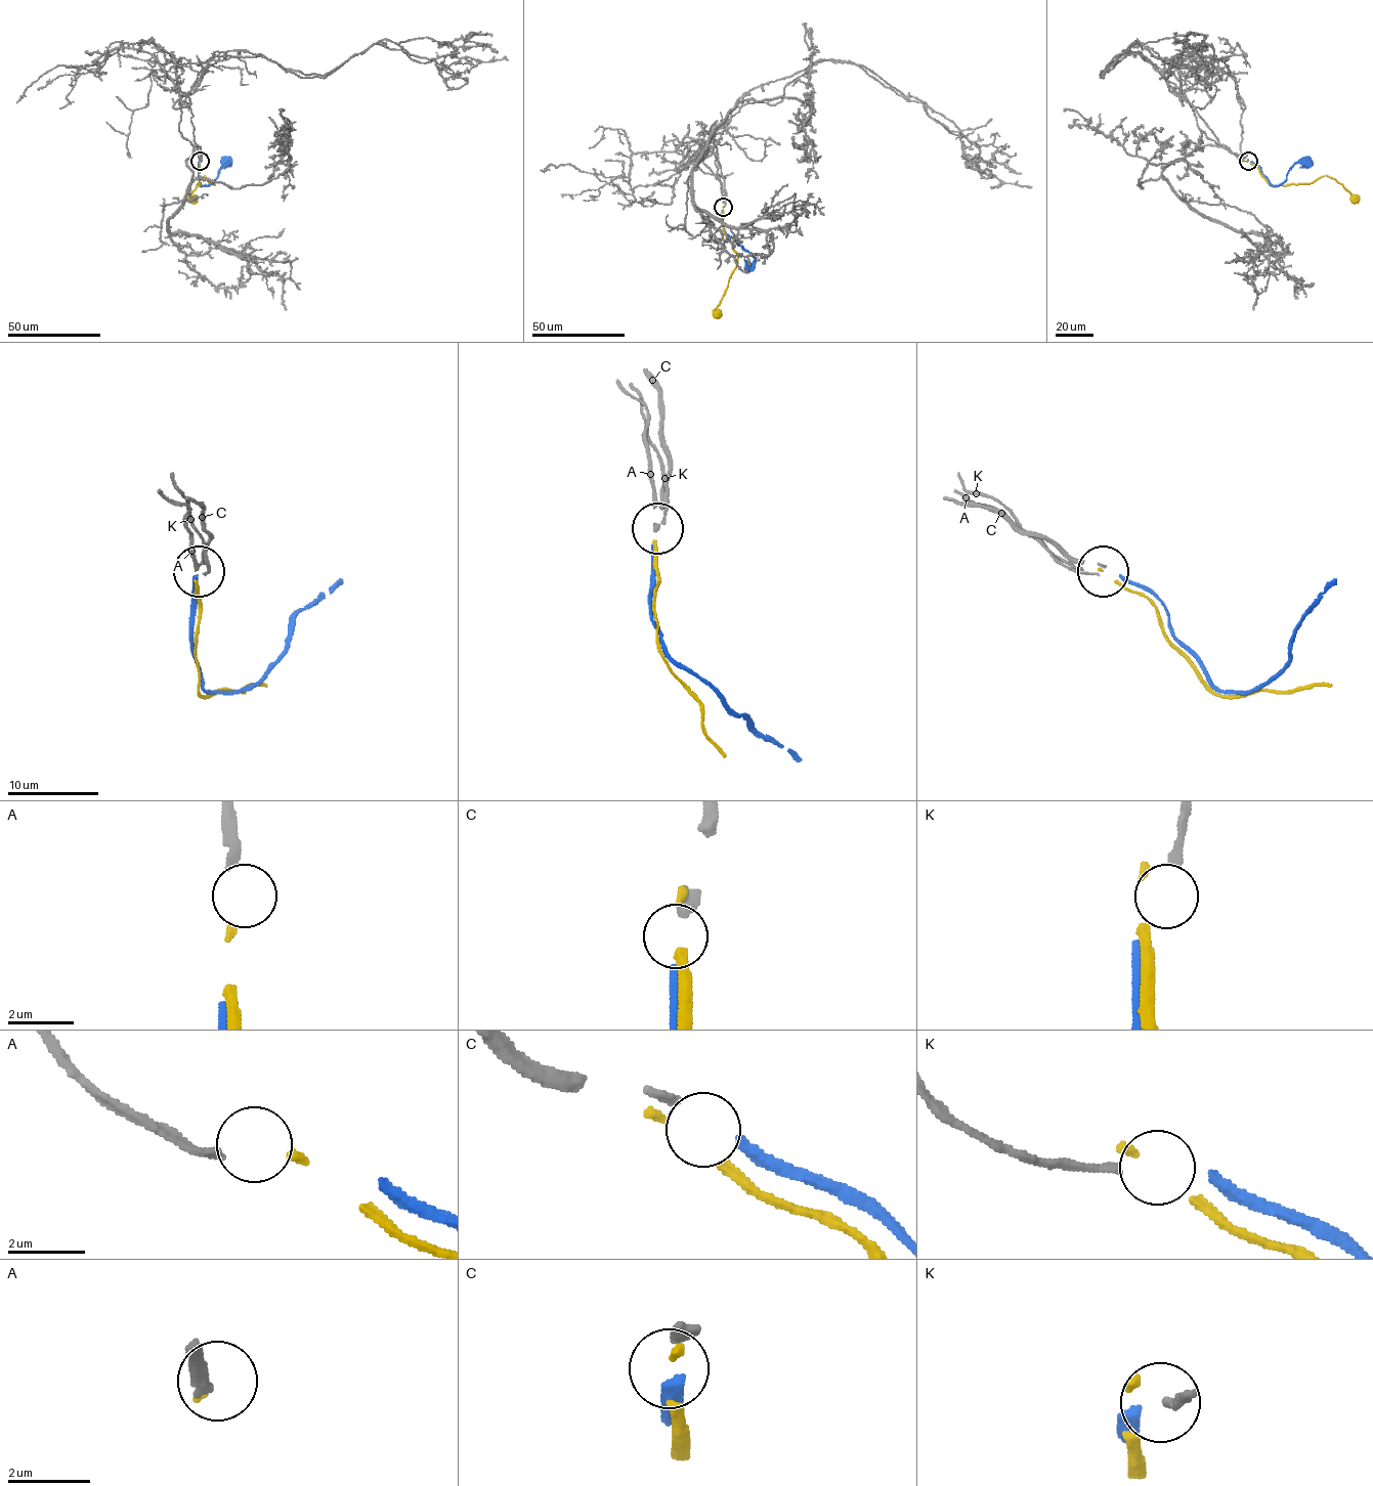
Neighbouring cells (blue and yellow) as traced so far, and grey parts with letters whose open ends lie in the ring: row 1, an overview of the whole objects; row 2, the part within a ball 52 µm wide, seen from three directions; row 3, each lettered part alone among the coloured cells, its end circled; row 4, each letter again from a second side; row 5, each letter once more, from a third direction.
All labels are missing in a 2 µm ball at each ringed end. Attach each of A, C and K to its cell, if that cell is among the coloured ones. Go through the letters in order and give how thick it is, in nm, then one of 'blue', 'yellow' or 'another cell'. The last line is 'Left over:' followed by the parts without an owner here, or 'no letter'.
A: calibre 280 nm; yellow
C: calibre 320 nm; blue
K: calibre 200 nm; another cell
Left over: K

